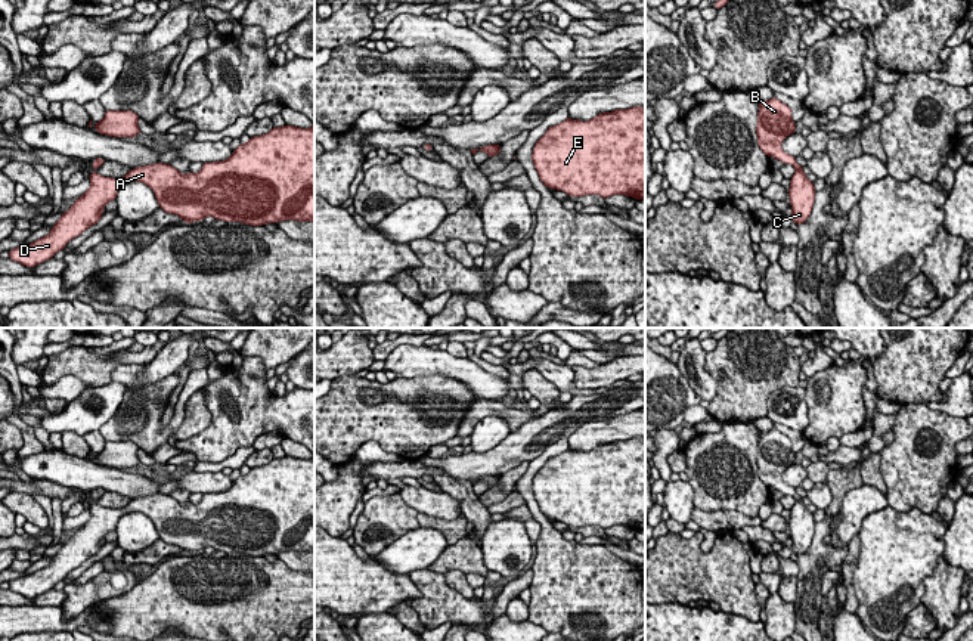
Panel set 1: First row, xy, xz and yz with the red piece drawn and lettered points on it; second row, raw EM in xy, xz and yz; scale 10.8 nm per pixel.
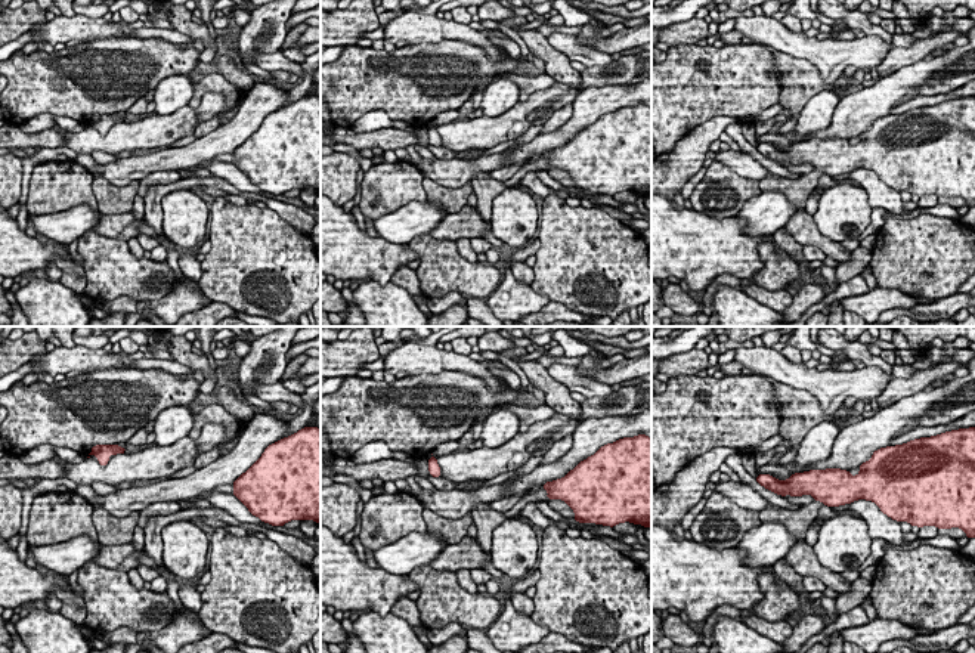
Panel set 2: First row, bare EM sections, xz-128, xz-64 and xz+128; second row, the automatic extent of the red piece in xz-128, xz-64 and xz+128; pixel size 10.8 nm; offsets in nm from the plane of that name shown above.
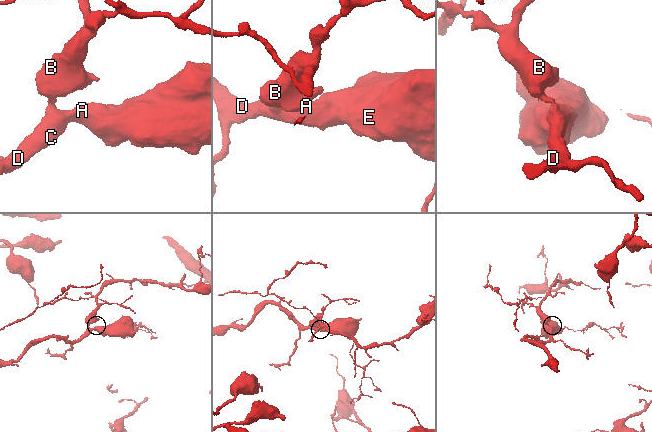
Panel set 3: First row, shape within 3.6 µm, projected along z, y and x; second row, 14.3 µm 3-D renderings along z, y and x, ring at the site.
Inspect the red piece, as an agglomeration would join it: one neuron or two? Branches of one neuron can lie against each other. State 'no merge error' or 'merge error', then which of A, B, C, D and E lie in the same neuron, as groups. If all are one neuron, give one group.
no merge error; A B C D E

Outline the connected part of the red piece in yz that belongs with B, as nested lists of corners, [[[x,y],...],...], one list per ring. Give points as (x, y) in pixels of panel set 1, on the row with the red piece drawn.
[[[777,97],[769,100],[759,99],[756,136],[757,145],[766,157],[791,164],[796,168],[796,173],[790,179],[788,196],[791,222],[799,226],[811,216],[815,188],[803,173],[803,167],[796,162],[796,158],[781,149],[783,140],[796,130],[796,123],[791,120],[791,115],[791,109]]]

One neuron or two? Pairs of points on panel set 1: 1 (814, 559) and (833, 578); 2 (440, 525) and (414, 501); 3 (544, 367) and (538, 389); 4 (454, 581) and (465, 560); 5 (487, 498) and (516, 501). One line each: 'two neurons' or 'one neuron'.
1: two neurons
2: two neurons
3: two neurons
4: two neurons
5: two neurons

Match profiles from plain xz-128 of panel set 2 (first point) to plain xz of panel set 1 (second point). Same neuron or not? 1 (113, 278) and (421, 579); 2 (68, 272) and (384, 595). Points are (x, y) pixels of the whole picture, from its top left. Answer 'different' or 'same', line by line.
1: same
2: different

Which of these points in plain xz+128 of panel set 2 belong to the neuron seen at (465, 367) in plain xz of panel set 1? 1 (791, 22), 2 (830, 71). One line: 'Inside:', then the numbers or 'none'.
Inside: 2

